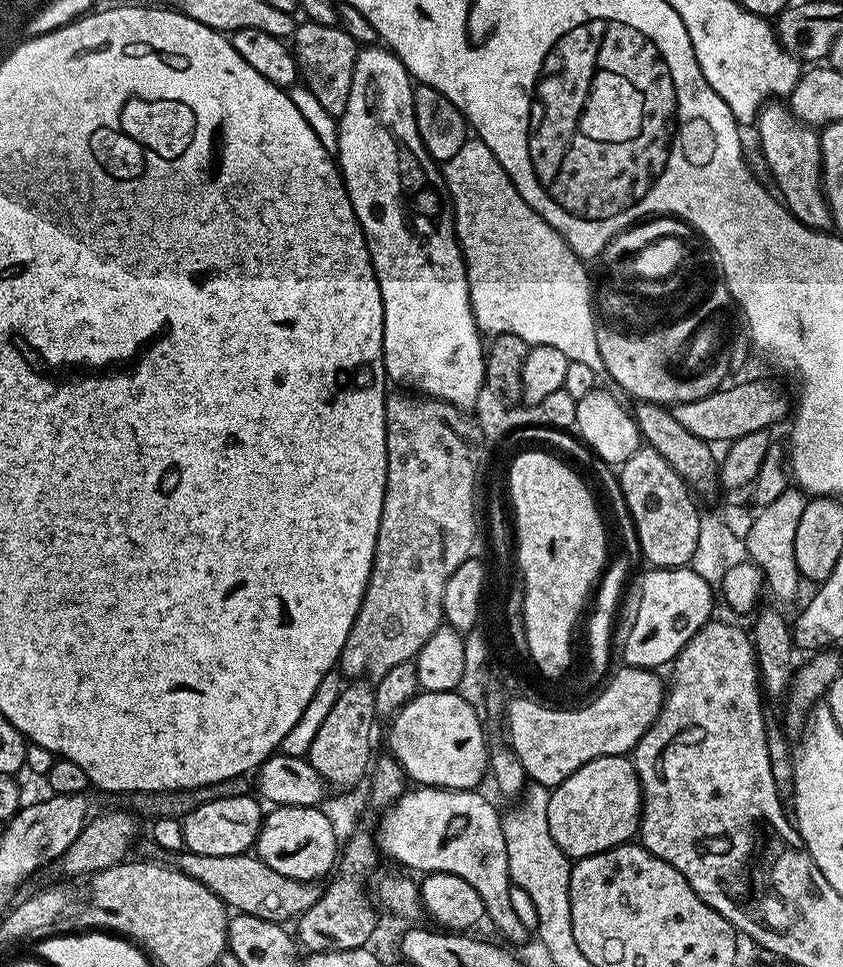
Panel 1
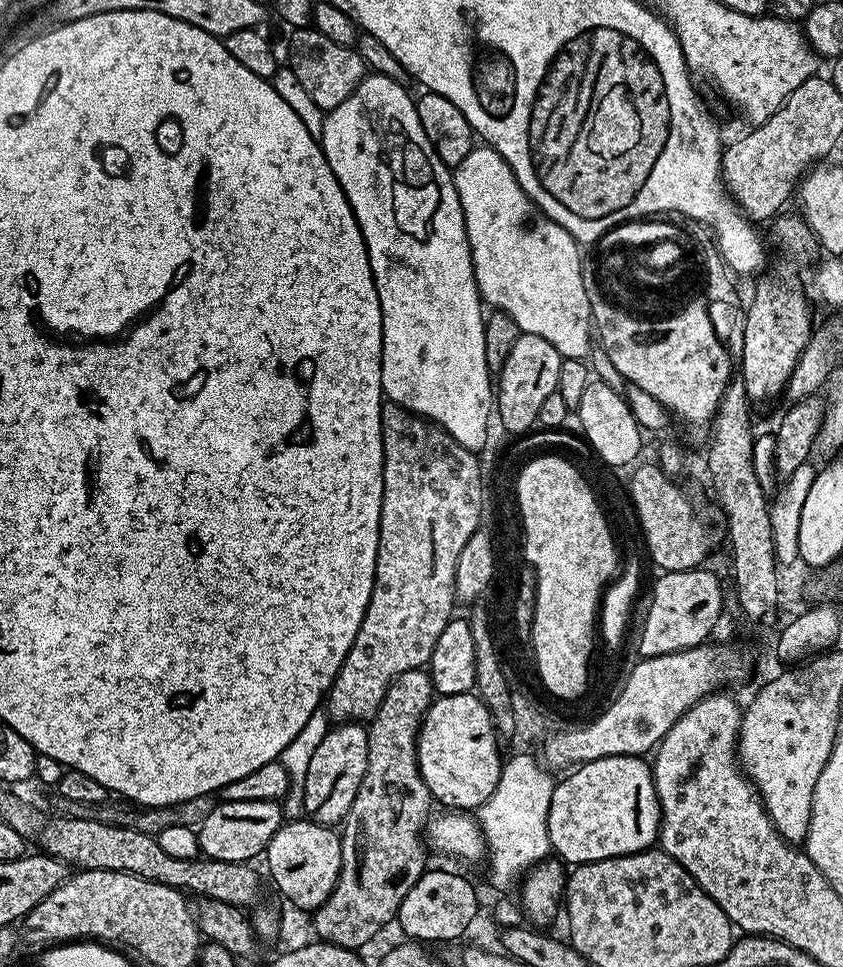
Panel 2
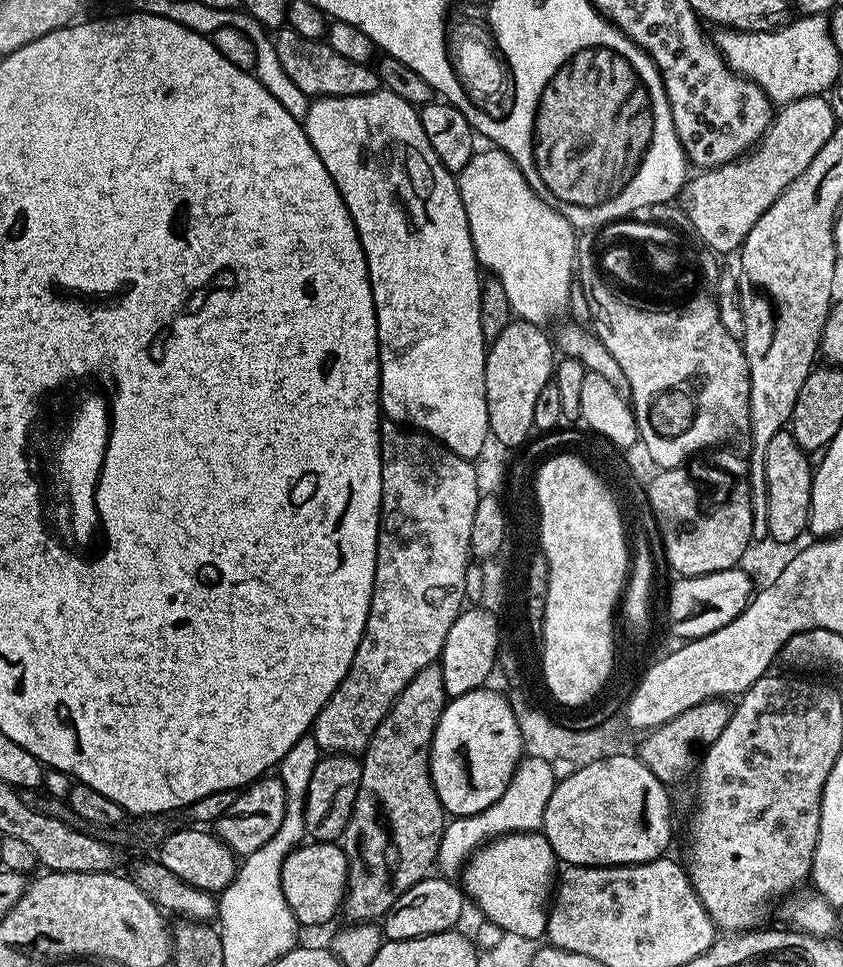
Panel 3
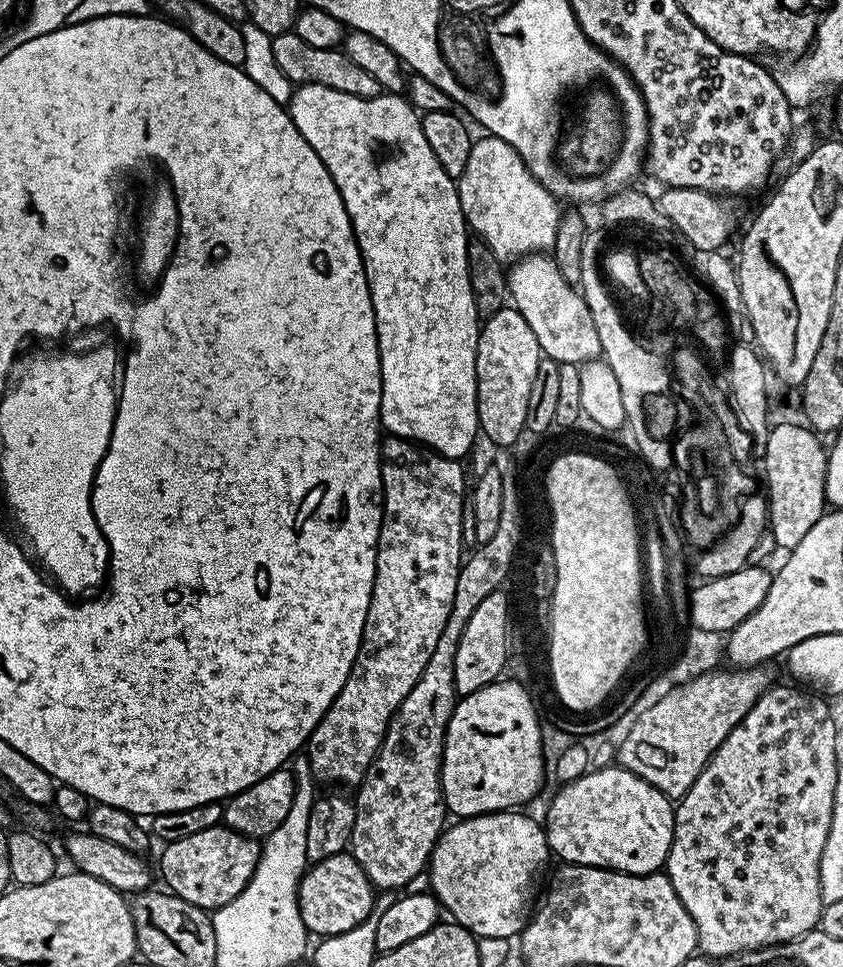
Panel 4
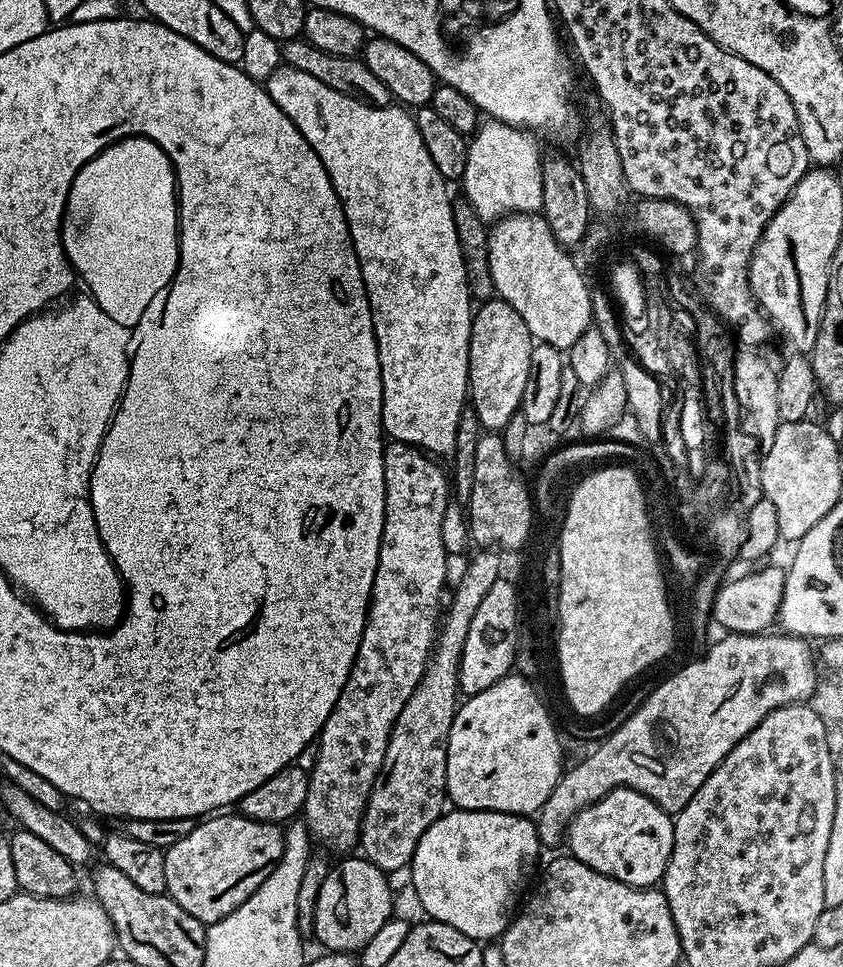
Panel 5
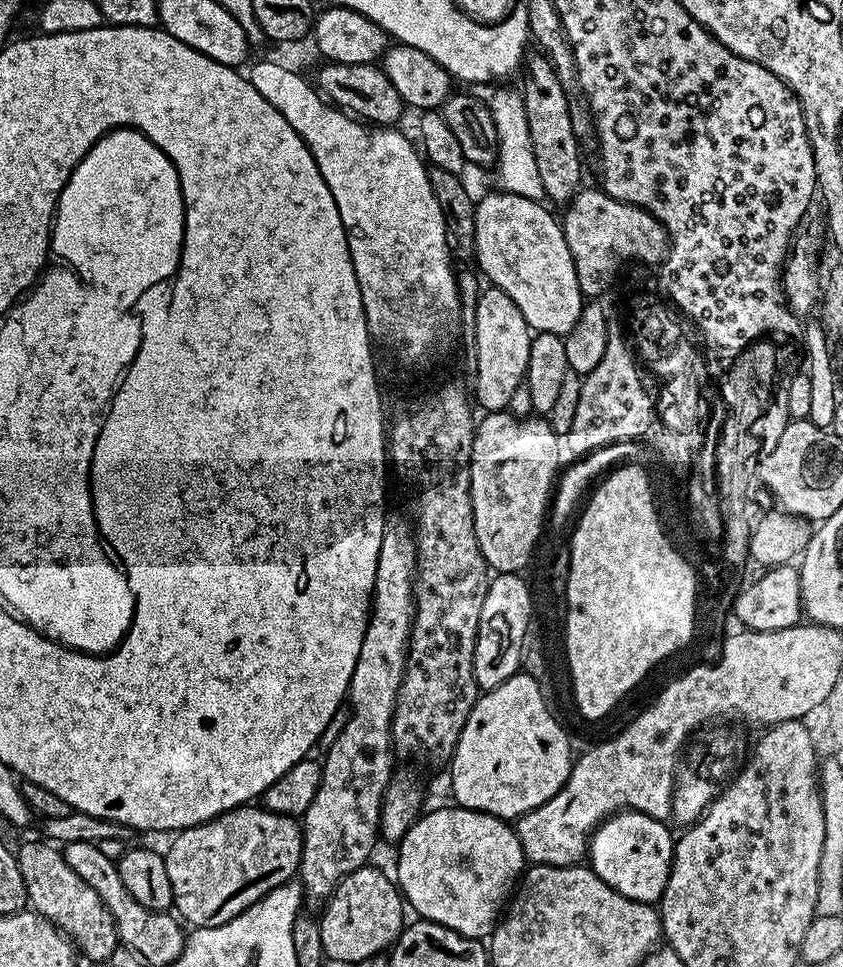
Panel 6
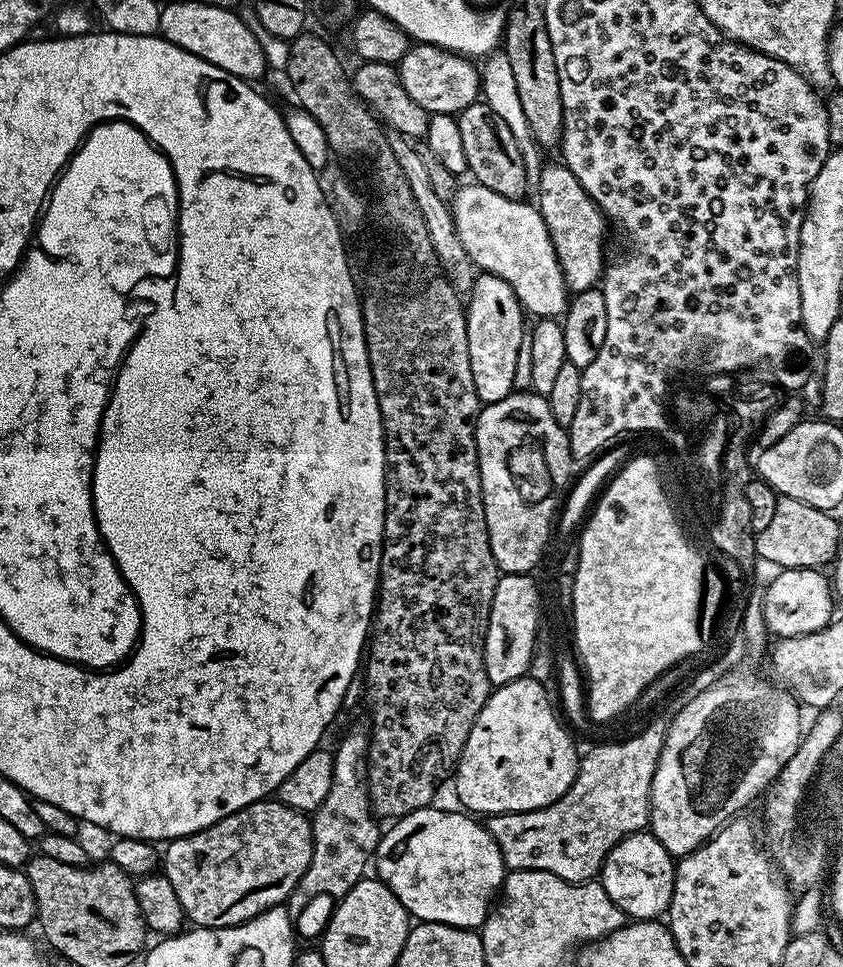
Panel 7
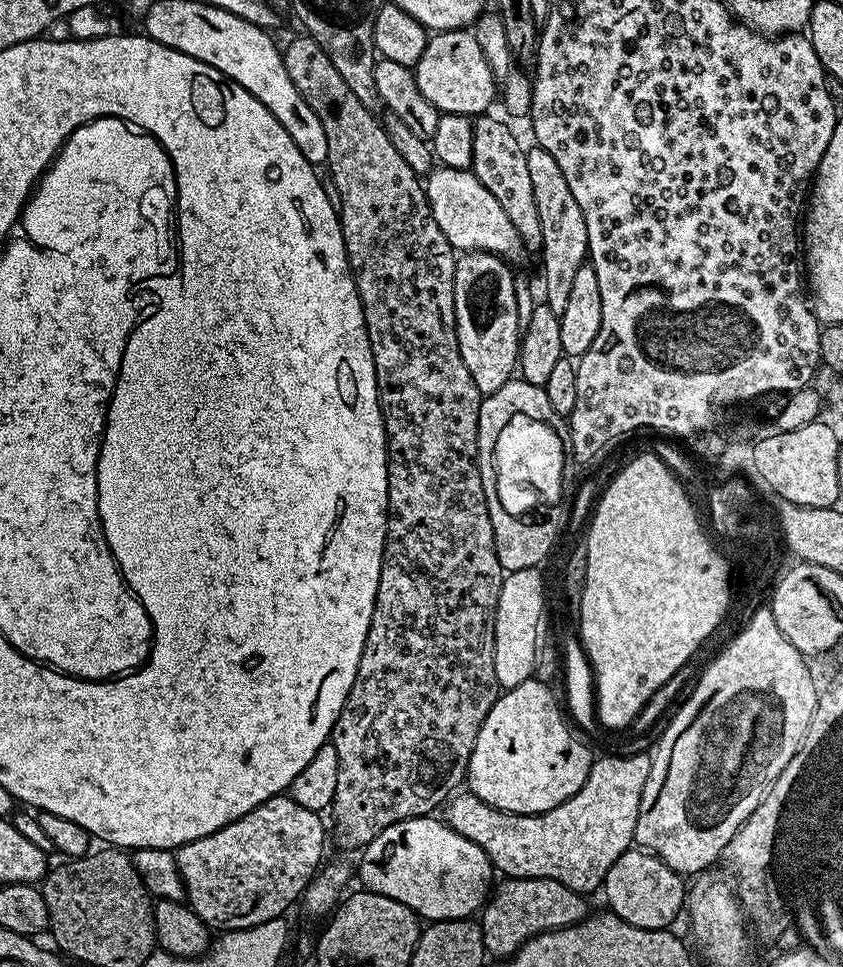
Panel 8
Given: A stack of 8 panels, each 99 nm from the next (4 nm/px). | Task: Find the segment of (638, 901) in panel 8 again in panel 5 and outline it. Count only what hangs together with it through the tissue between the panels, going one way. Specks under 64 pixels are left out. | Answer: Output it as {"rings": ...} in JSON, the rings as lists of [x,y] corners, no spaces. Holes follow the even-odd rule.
{"rings":[[[616,788],[598,802],[586,806],[568,824],[566,845],[573,857],[586,866],[626,882],[626,886],[650,888],[659,885],[670,862],[674,846],[673,817],[646,794],[629,788]]]}

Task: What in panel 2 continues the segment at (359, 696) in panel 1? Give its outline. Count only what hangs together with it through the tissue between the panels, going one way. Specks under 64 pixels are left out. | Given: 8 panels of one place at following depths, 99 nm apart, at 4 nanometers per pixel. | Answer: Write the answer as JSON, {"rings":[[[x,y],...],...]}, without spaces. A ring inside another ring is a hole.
{"rings":[[[342,722],[333,725],[314,750],[313,760],[304,779],[304,812],[316,824],[334,828],[341,825],[369,765],[369,736],[365,725],[358,722]]]}

